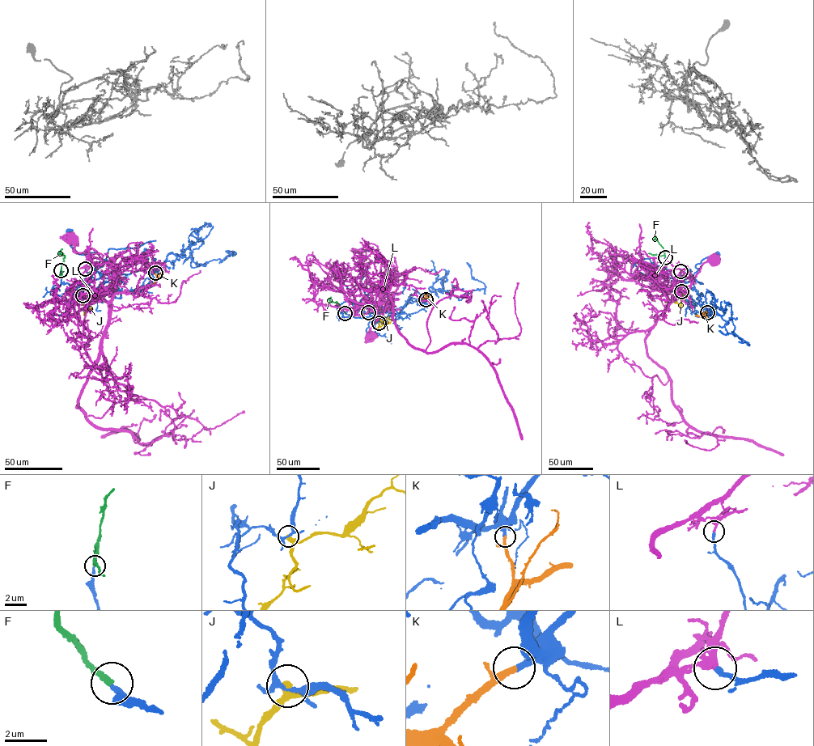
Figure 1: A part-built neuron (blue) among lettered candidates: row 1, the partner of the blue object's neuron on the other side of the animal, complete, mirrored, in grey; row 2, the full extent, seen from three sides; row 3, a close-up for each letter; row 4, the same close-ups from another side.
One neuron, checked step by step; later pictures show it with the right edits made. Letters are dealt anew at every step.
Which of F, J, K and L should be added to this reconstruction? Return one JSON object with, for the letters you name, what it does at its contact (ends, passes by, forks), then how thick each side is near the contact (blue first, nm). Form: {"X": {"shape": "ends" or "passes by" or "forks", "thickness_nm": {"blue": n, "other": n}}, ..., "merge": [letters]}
{"F": {"shape": "ends", "thickness_nm": {"blue": 200, "other": 200}}, "merge": ["F"]}

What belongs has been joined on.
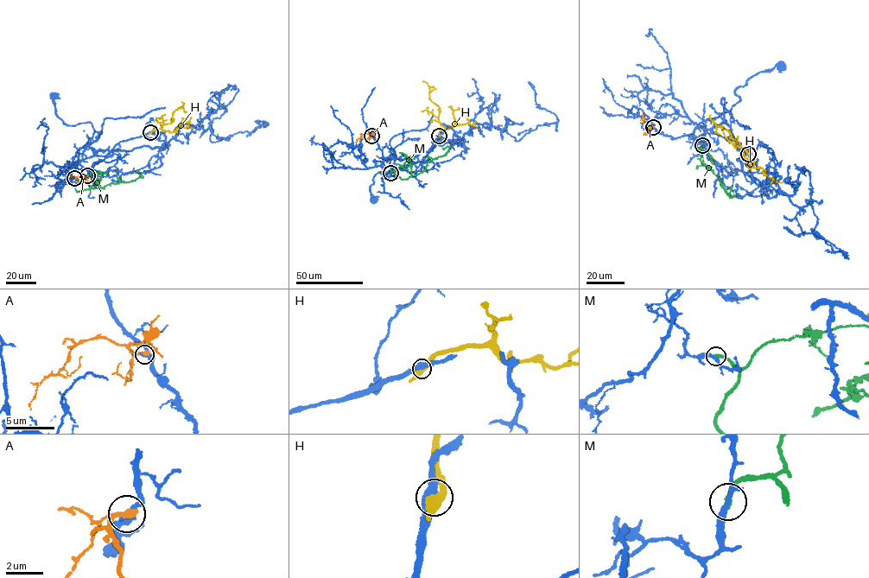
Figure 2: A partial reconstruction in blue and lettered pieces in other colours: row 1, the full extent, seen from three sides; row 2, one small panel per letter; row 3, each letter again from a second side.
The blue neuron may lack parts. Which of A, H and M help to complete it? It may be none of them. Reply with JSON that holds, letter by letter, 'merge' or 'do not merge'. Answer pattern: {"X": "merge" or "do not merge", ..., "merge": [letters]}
{"A": "do not merge", "H": "do not merge", "M": "do not merge", "merge": []}

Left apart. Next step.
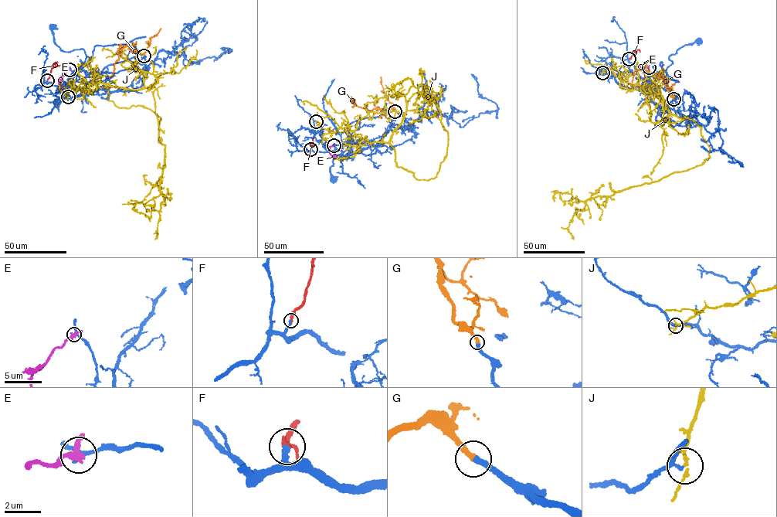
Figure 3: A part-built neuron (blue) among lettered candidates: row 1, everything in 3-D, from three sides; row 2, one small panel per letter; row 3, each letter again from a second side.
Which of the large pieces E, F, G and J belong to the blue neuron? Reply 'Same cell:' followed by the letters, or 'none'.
Same cell: F, G

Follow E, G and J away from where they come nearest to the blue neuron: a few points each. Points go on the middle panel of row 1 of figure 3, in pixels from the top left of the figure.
E: (334, 145), (330, 147), (330, 153), (337, 155)
G: (395, 111), (391, 109), (368, 110), (357, 105), (351, 96), (355, 106), (352, 107)
J: (316, 121), (387, 142), (396, 165), (435, 178), (448, 132), (422, 86), (395, 91), (402, 82)

